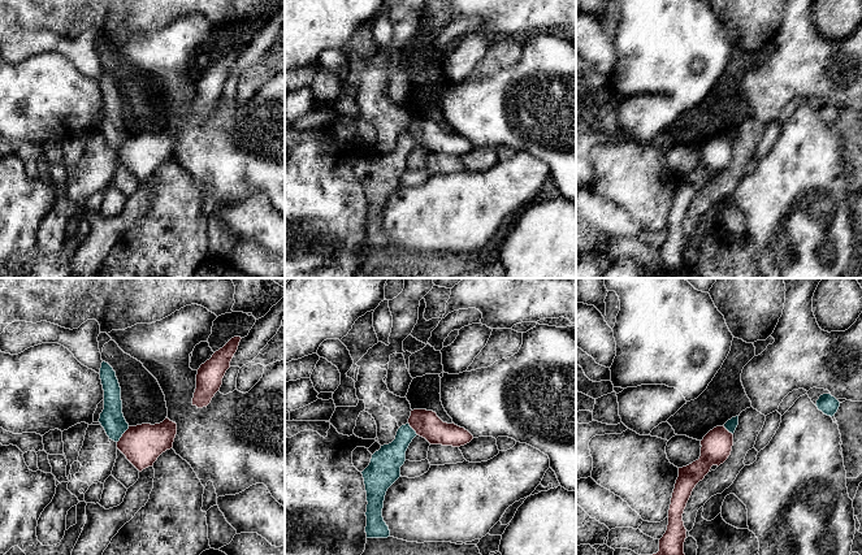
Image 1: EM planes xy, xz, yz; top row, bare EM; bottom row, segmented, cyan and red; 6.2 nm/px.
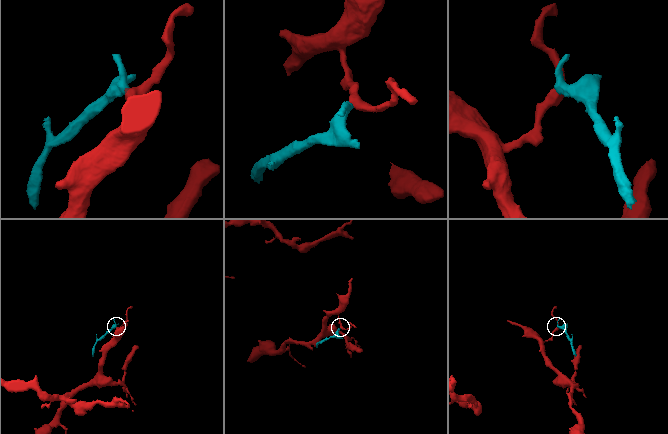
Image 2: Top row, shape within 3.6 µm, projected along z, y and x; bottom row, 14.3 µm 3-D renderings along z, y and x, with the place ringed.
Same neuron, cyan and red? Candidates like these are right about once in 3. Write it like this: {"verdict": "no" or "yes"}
{"verdict": "no"}

